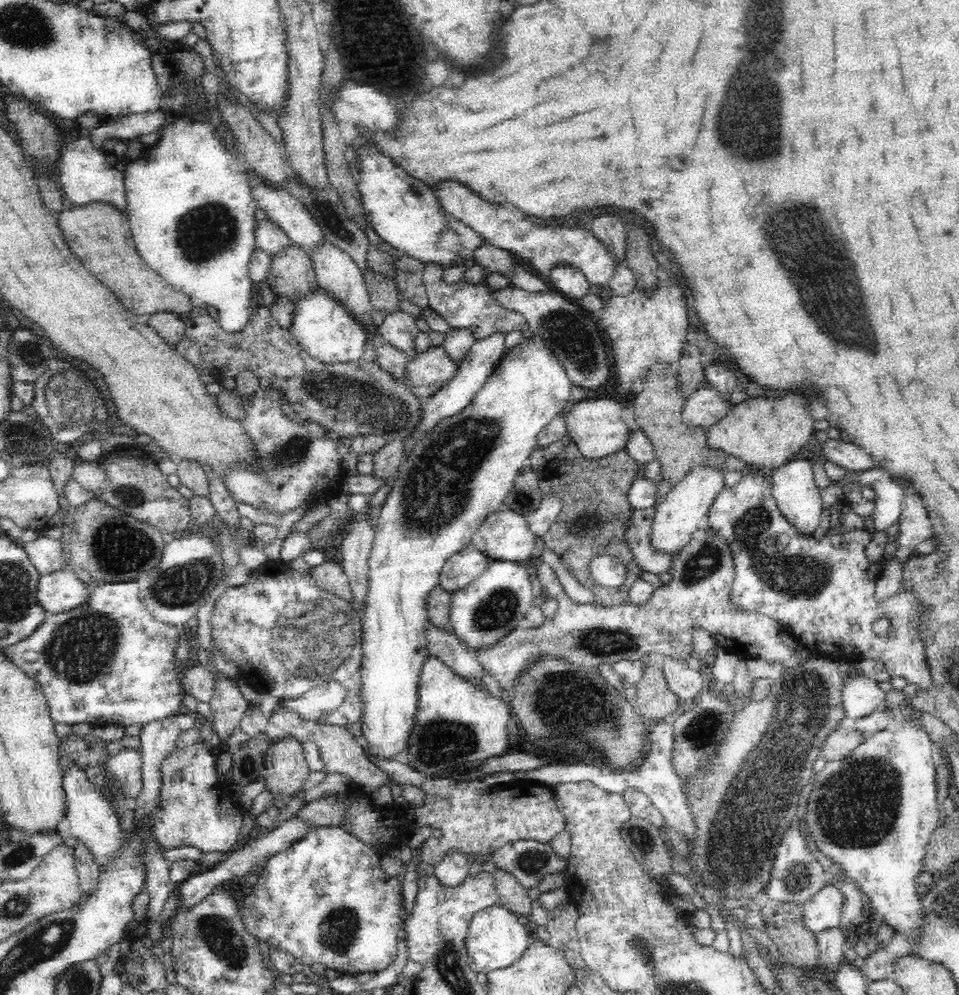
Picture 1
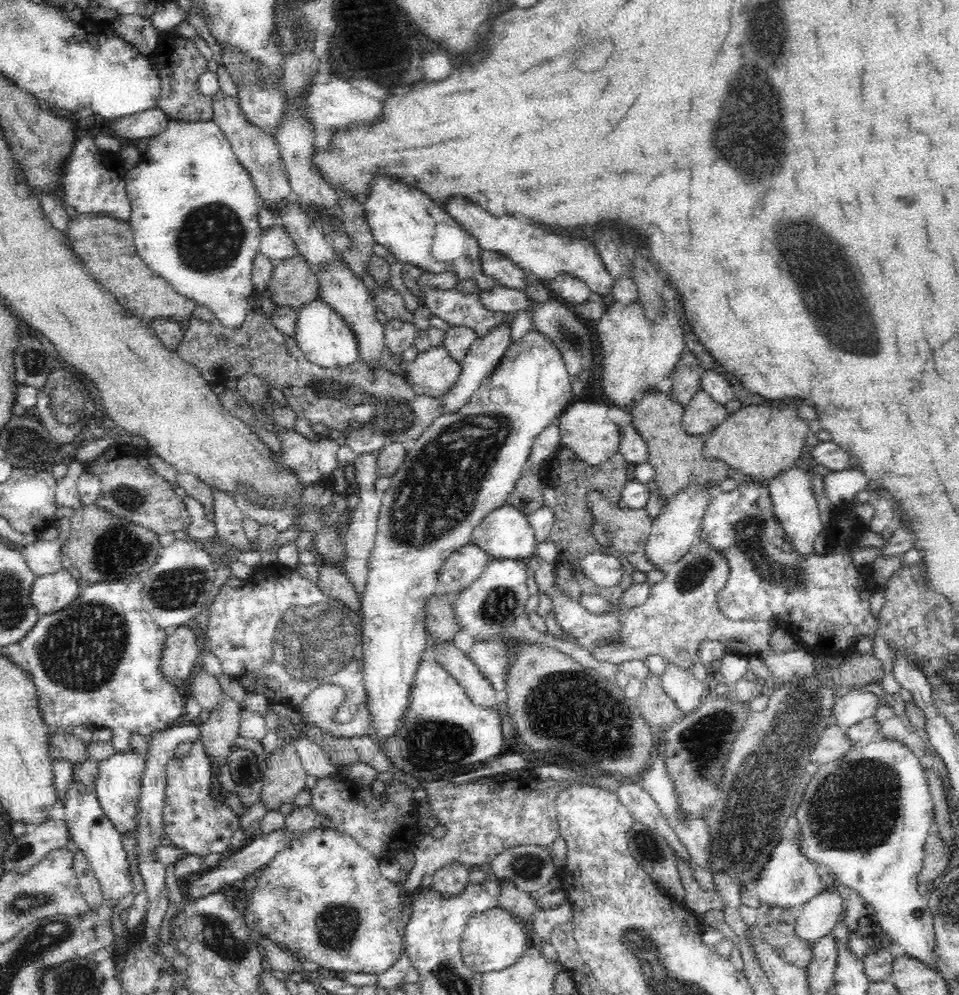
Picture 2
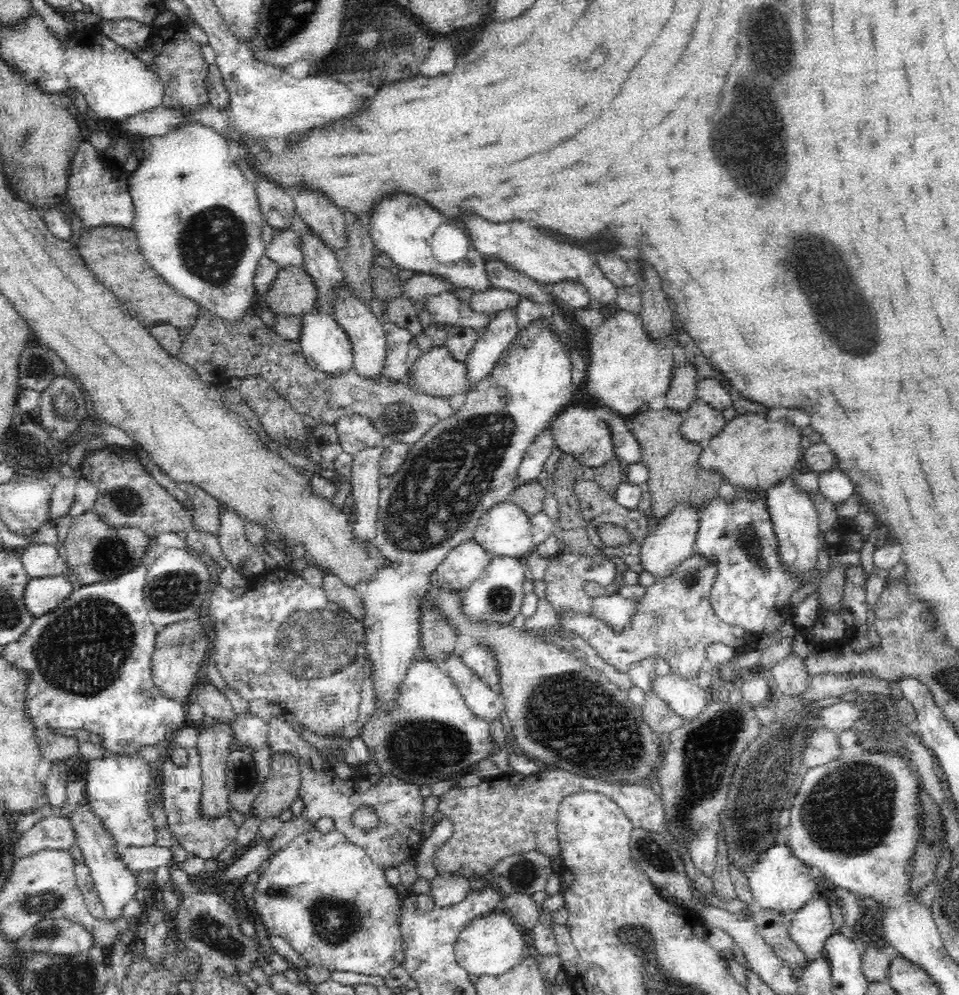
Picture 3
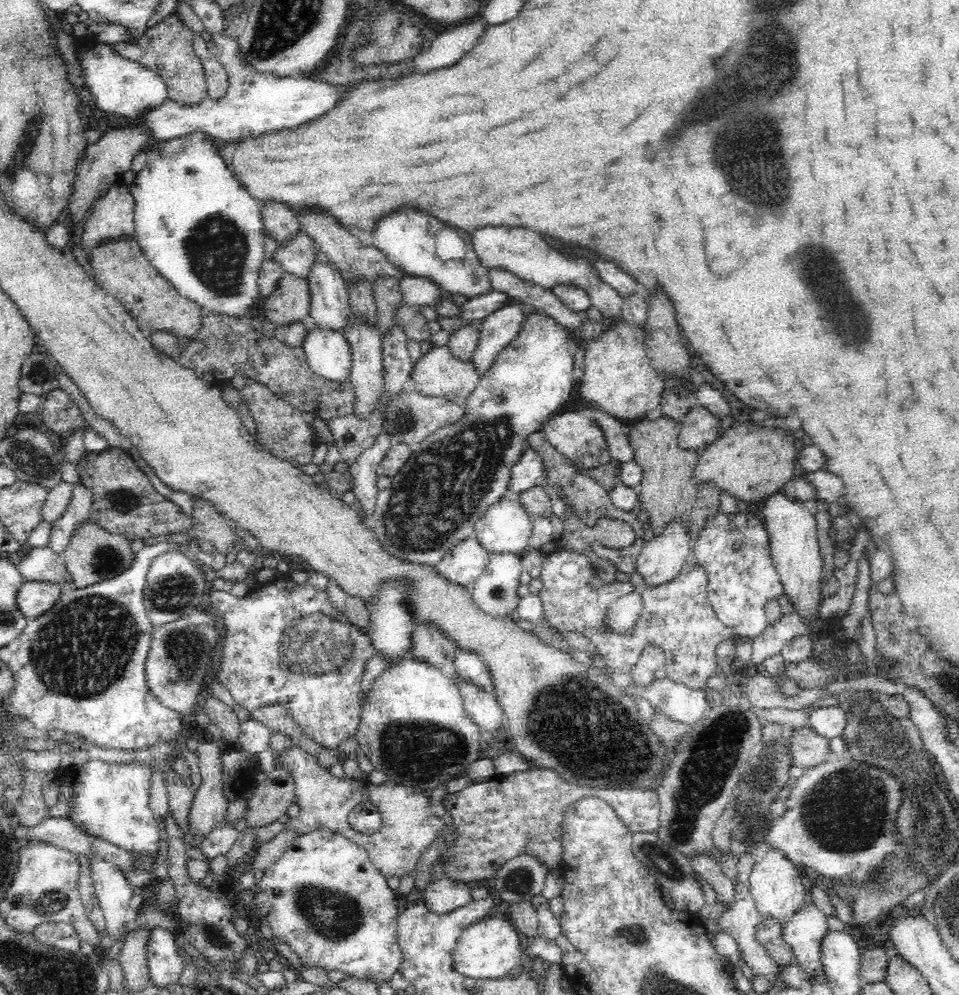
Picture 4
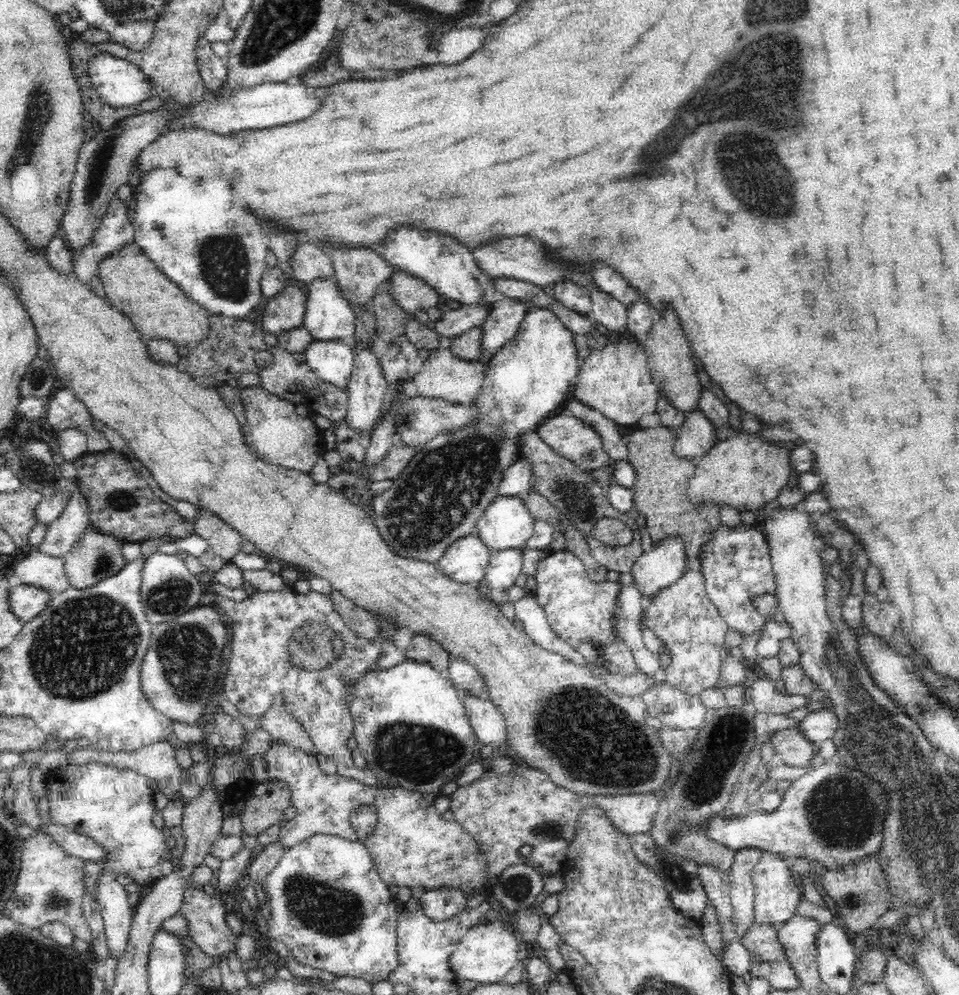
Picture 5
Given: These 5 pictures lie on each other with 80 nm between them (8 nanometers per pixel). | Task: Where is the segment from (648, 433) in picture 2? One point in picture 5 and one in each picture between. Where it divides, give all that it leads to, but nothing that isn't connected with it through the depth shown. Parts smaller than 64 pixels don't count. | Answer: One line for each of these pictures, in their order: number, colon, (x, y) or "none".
3: (673, 461)
4: (669, 490)
5: (660, 492)

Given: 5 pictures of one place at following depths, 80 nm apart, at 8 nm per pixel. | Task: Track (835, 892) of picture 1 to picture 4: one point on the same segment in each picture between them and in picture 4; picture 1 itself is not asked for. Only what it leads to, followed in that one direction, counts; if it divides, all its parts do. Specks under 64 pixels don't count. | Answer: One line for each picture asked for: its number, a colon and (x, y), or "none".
2: (816, 918)
3: (812, 924)
4: (805, 931)

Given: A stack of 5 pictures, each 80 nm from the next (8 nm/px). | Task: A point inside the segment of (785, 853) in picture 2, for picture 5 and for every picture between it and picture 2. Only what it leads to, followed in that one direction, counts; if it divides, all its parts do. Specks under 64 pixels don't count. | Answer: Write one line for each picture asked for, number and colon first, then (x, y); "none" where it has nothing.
3: (780, 881)
4: (779, 888)
5: (777, 894)

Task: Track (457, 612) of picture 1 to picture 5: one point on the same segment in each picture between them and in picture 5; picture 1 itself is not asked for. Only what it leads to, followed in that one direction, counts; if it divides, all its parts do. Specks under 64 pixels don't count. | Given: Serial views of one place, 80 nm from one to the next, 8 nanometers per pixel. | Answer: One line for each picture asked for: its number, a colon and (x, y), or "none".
2: (486, 609)
3: (496, 597)
4: (495, 592)
5: (504, 567)

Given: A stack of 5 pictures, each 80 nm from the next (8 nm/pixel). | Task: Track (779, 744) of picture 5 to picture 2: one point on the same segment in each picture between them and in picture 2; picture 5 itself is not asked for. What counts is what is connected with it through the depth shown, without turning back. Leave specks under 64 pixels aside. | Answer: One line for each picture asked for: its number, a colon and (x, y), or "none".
2: (834, 744)
3: (824, 748)
4: (809, 749)

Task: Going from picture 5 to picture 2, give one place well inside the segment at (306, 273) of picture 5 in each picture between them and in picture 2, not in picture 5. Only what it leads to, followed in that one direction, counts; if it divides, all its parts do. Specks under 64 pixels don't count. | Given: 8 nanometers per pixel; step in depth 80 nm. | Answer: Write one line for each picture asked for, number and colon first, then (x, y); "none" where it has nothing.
2: (275, 242)
3: (284, 249)
4: (296, 254)

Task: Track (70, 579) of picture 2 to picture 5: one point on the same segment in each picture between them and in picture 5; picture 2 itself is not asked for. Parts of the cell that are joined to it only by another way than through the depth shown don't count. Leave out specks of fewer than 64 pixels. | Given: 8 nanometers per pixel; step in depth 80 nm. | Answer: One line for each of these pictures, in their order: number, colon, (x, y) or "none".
3: (42, 595)
4: (34, 598)
5: (27, 601)

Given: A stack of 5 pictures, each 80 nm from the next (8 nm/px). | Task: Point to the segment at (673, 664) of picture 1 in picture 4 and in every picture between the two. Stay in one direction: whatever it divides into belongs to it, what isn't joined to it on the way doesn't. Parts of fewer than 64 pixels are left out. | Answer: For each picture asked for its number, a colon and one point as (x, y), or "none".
2: (683, 687)
3: (687, 698)
4: (687, 705)

